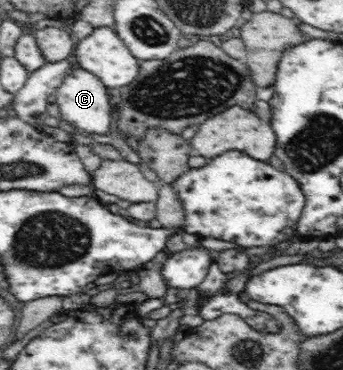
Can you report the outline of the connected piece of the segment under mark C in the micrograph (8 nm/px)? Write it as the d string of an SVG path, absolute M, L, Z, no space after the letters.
M75 66L63 79L61 85L55 89L56 103L61 112L61 118L73 127L105 136L114 123L111 118L114 107L109 104L107 88L106 85L103 85L100 77L86 69Z

